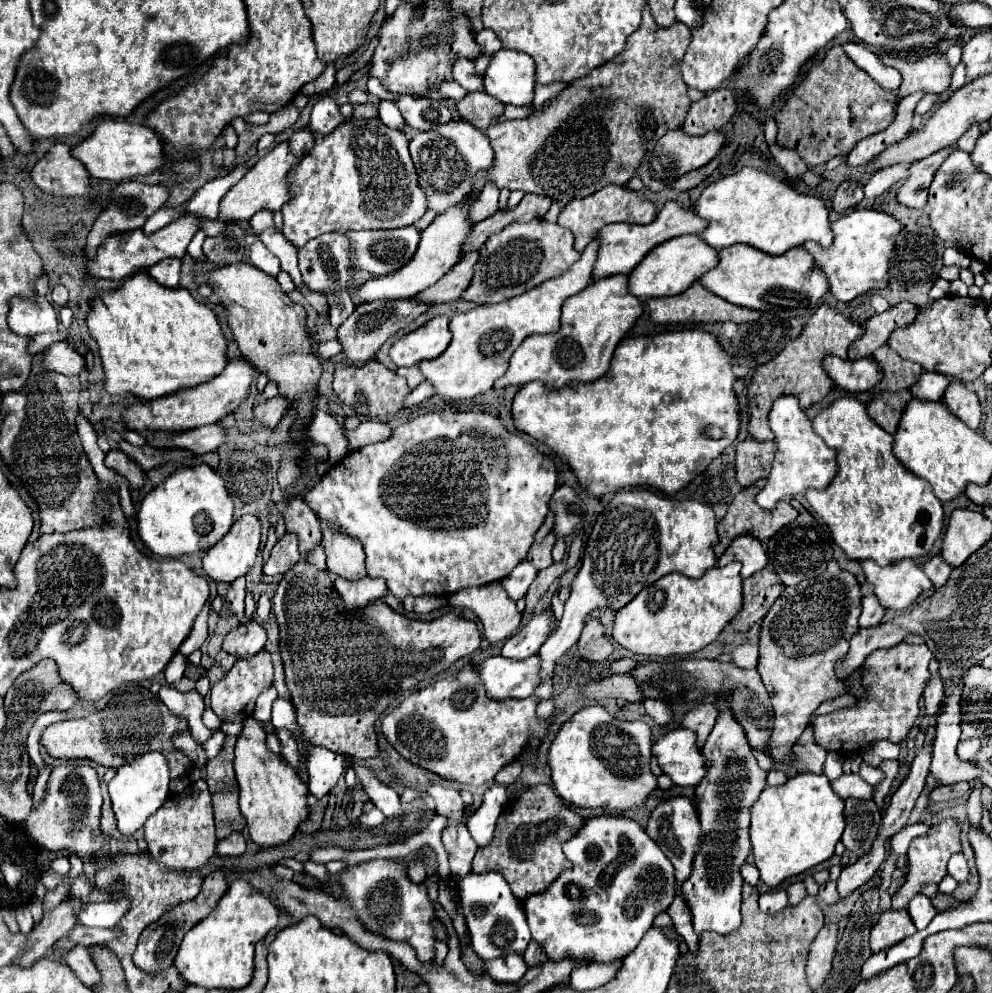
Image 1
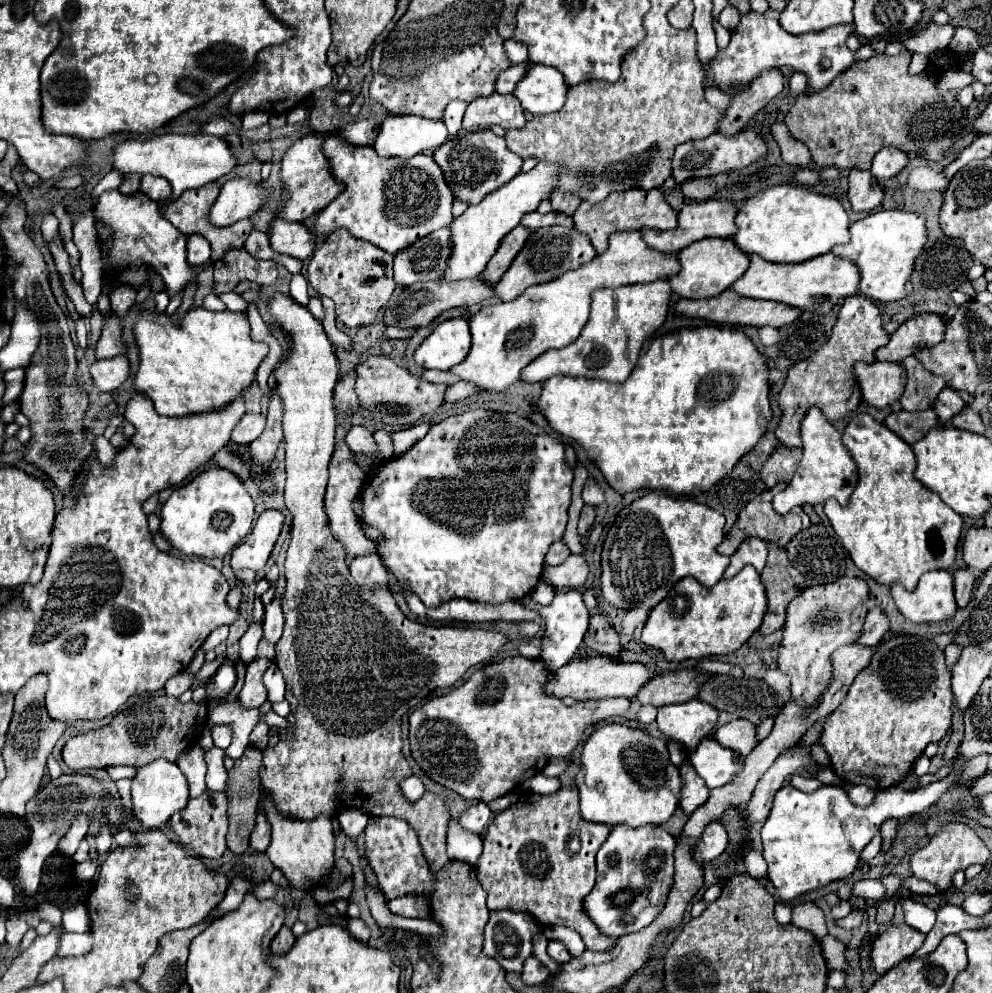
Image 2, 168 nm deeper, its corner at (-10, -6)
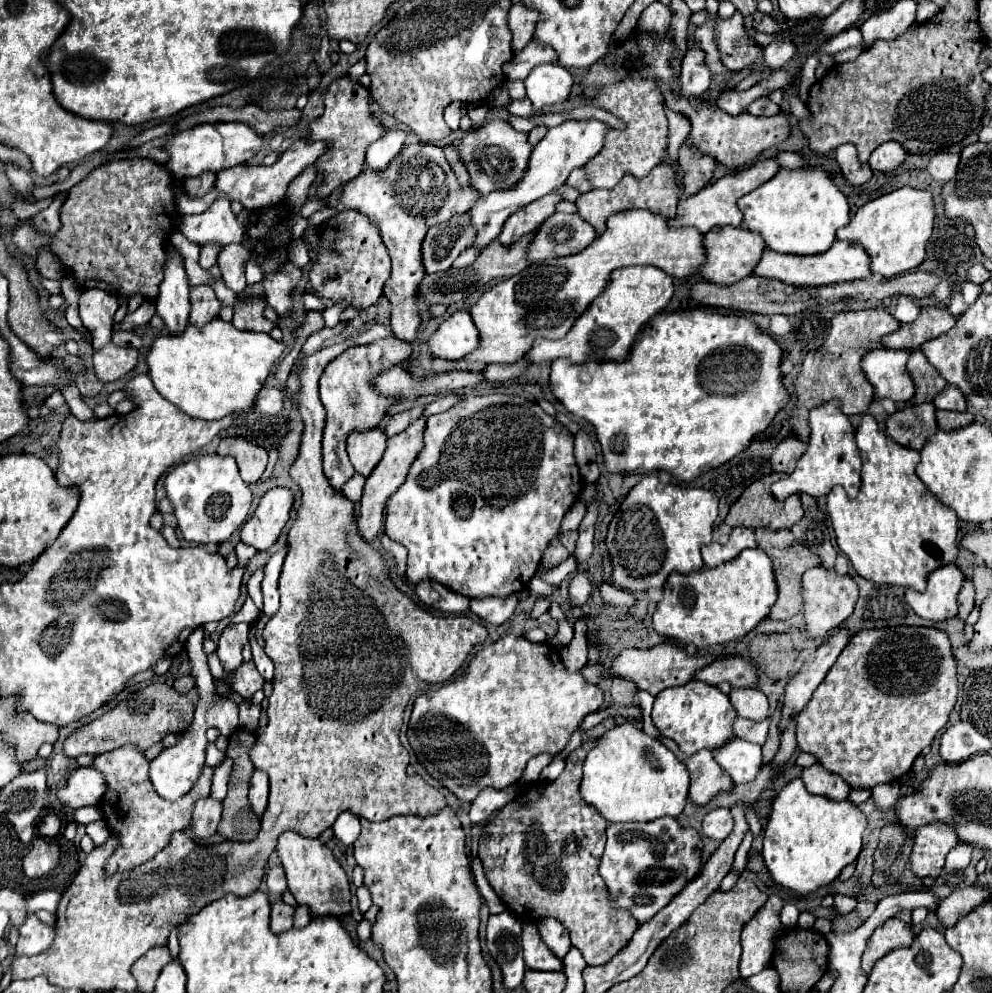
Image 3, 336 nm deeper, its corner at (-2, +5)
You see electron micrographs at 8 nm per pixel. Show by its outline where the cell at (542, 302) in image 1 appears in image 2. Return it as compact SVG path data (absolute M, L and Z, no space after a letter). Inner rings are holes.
M640 230L614 232L610 236L608 250L604 254L598 254L590 264L584 264L578 270L564 272L562 276L558 276L550 282L534 284L534 286L526 288L516 300L484 306L480 312L476 312L470 320L470 330L472 330L470 354L466 356L466 360L462 364L454 366L450 372L454 372L456 376L460 376L466 382L478 384L486 392L502 392L510 384L520 380L522 368L528 366L534 358L538 358L540 354L544 354L550 348L564 348L580 336L580 332L582 332L582 328L584 328L584 324L588 322L588 316L590 316L590 302L592 302L590 296L592 296L594 290L598 290L598 288L618 288L618 286L626 286L626 284L648 284L648 282L654 282L654 280L668 280L668 276L676 276L680 272L678 264L680 264L678 254L664 254L664 252L658 252L658 250L650 248L642 240Z

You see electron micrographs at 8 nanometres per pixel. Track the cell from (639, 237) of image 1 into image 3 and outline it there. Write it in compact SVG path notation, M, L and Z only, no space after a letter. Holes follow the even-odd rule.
M764 159L764 161L758 161L758 163L754 163L752 167L740 171L740 173L724 175L722 179L704 187L696 195L692 195L688 199L682 199L678 203L678 215L668 221L668 227L694 227L700 233L706 233L706 231L710 231L714 227L722 227L722 225L732 225L732 227L742 225L742 213L736 207L736 201L742 195L746 195L746 193L754 191L756 187L760 187L762 183L766 183L768 179L772 179L778 171L780 171L780 165L778 165L776 159Z

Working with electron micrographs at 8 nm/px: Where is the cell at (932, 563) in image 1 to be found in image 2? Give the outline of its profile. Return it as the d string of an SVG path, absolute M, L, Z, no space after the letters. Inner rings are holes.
M972 570L954 572L954 594L956 594L956 602L960 608L966 608L968 602L972 600L972 584L974 584Z

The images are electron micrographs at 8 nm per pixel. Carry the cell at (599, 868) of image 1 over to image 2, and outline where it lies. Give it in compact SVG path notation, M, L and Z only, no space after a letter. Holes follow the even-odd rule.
M622 824L612 828L606 844L602 844L596 856L598 878L594 892L586 898L586 914L598 924L602 934L620 938L638 932L662 912L674 882L674 846L676 838L662 826L648 824L642 828L626 828L626 824ZM618 894L628 894L630 898L618 906L614 902Z

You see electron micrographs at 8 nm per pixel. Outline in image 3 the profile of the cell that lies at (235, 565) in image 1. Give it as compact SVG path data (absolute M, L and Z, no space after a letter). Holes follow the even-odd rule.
M276 487L266 491L254 515L244 523L240 531L240 541L244 545L258 547L260 551L266 551L268 547L272 547L284 523L288 521L292 501L294 501L294 493L290 489Z

